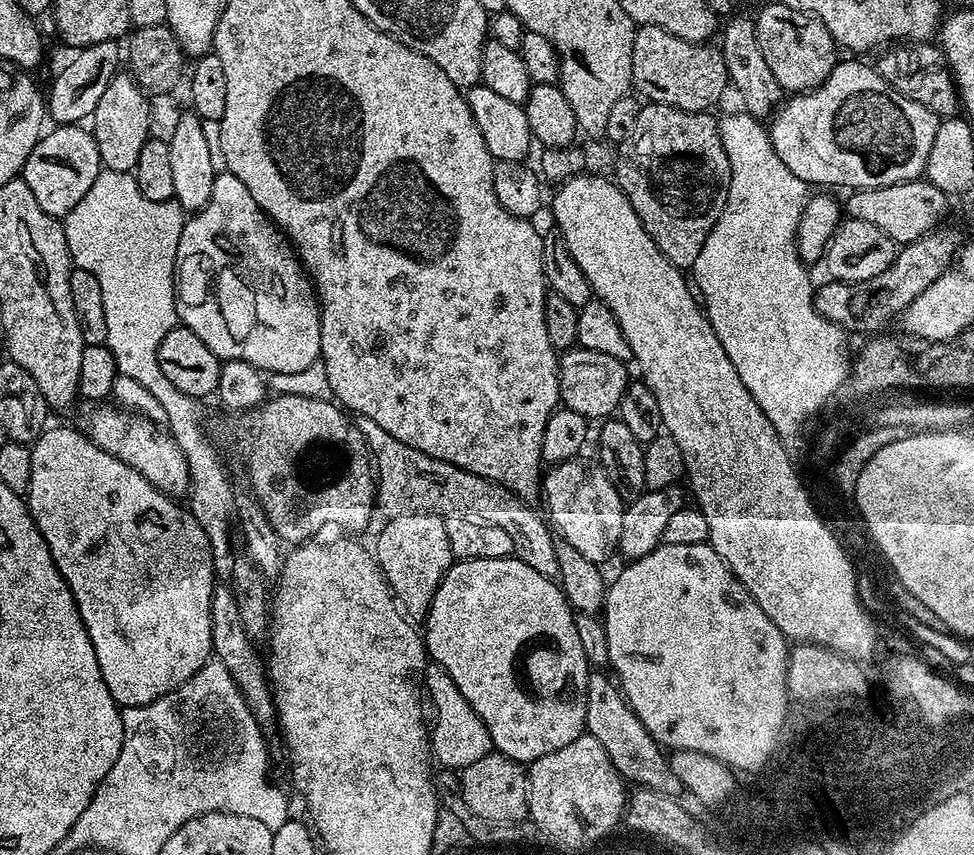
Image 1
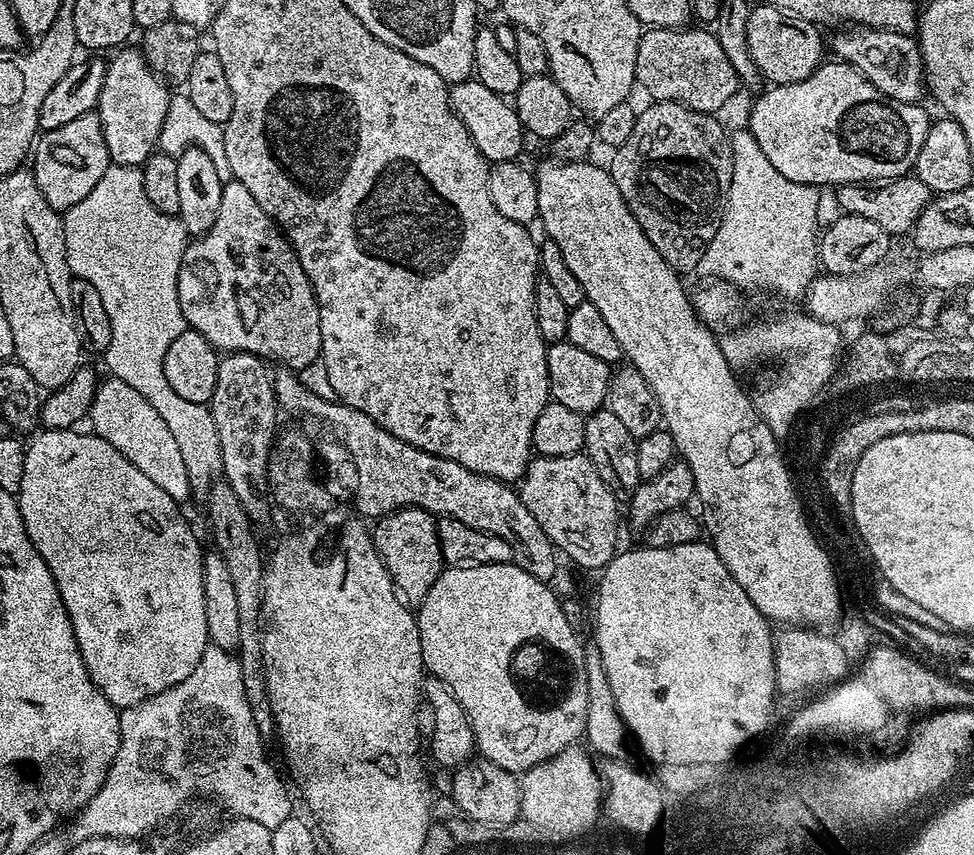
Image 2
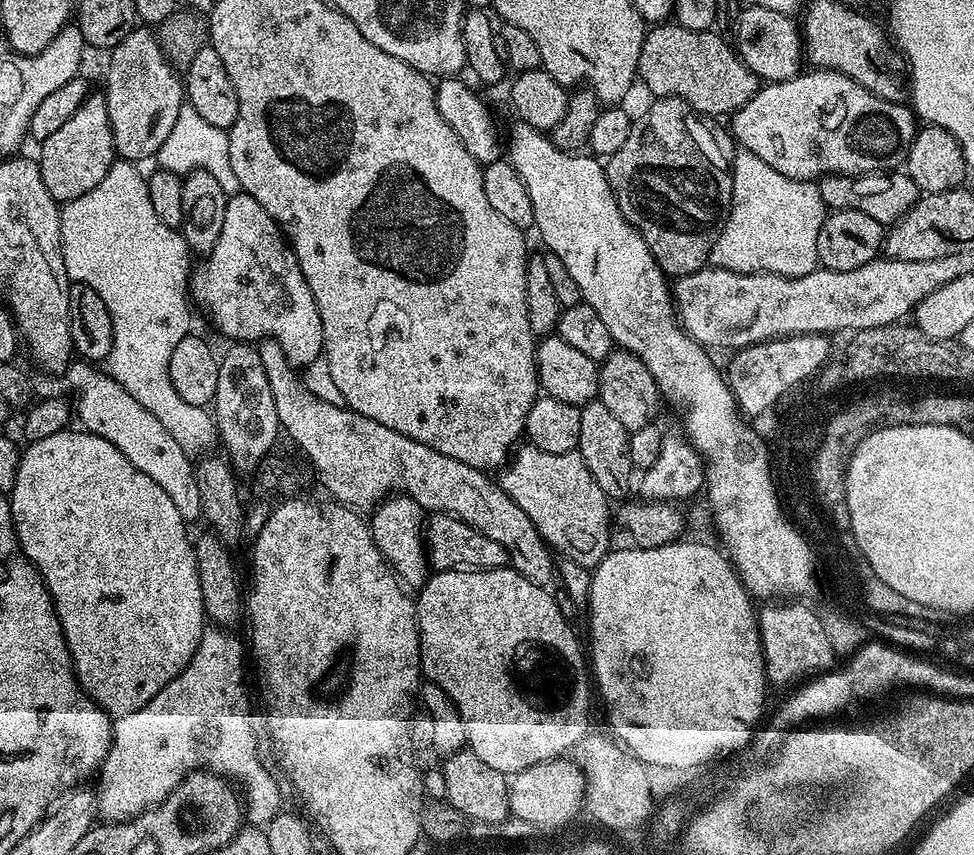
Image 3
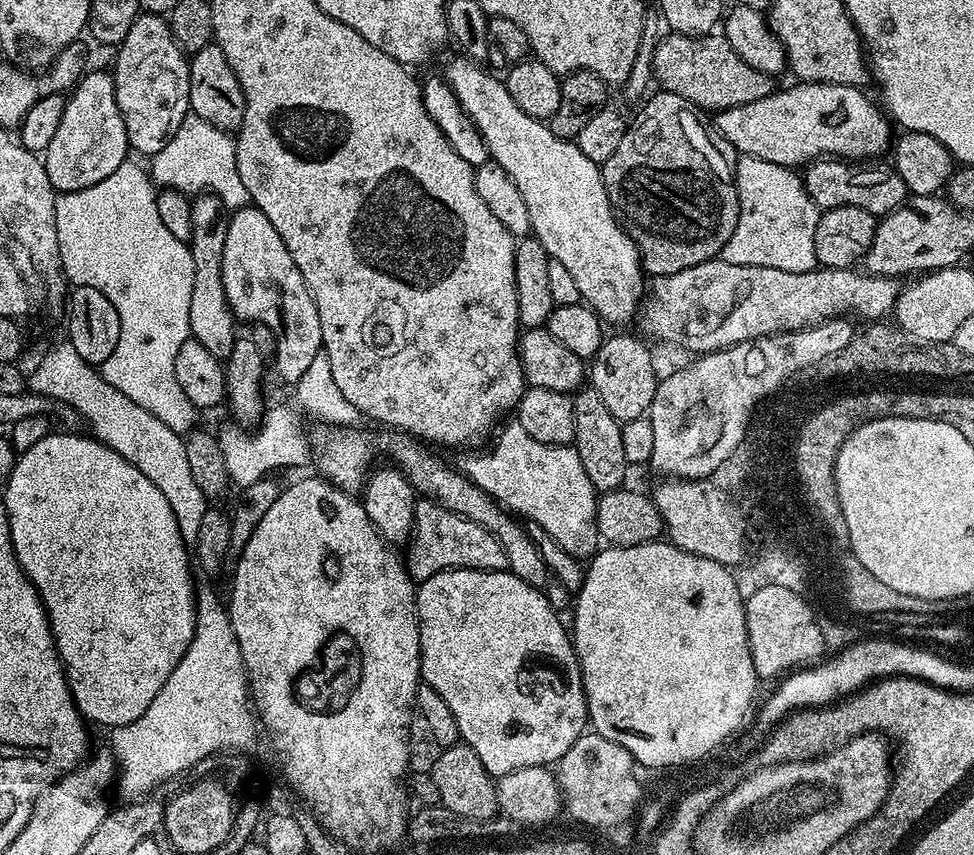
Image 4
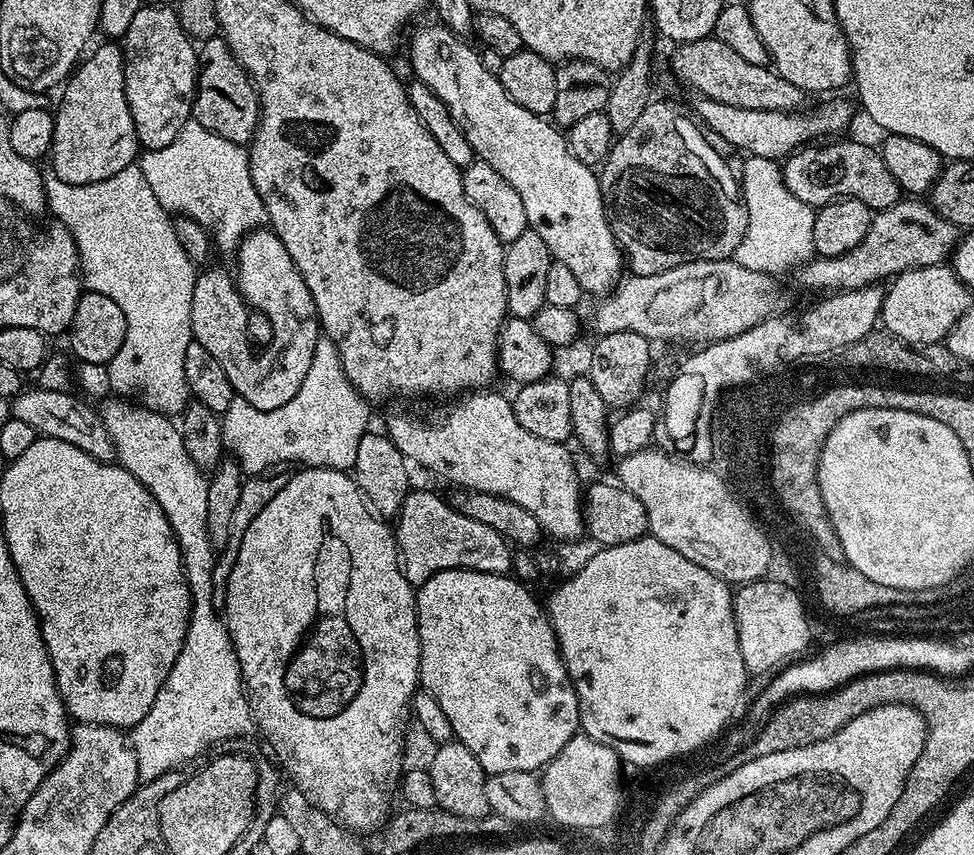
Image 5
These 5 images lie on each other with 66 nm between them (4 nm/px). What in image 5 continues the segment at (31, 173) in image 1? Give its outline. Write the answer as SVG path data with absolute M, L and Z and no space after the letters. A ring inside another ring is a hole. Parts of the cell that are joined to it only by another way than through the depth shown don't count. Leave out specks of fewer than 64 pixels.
M97 43L91 49L92 56L90 52L77 63L63 85L60 109L54 112L56 125L50 149L51 171L62 178L62 182L102 182L118 174L118 170L126 170L138 156L134 118L130 118L130 106L126 102L124 50L119 43L104 43L108 44Z

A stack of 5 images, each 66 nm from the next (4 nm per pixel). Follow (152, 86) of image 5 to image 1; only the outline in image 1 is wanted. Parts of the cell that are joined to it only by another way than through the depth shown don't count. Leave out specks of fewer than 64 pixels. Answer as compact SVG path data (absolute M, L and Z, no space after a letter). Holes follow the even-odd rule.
M117 74L106 86L98 106L90 118L90 131L98 146L101 165L112 174L128 174L138 162L138 154L142 154L142 146L150 139L148 132L152 128L152 116L148 113L148 100L143 88L128 74Z

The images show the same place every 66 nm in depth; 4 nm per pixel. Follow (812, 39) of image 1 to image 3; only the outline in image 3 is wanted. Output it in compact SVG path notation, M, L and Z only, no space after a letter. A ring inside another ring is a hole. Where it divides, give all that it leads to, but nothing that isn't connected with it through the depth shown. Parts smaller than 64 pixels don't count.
M749 3L741 7L740 15L734 21L736 27L734 47L745 66L760 77L761 81L789 80L800 75L806 60L804 41L797 21L795 24L792 19L789 13L766 10L766 6L754 6Z

